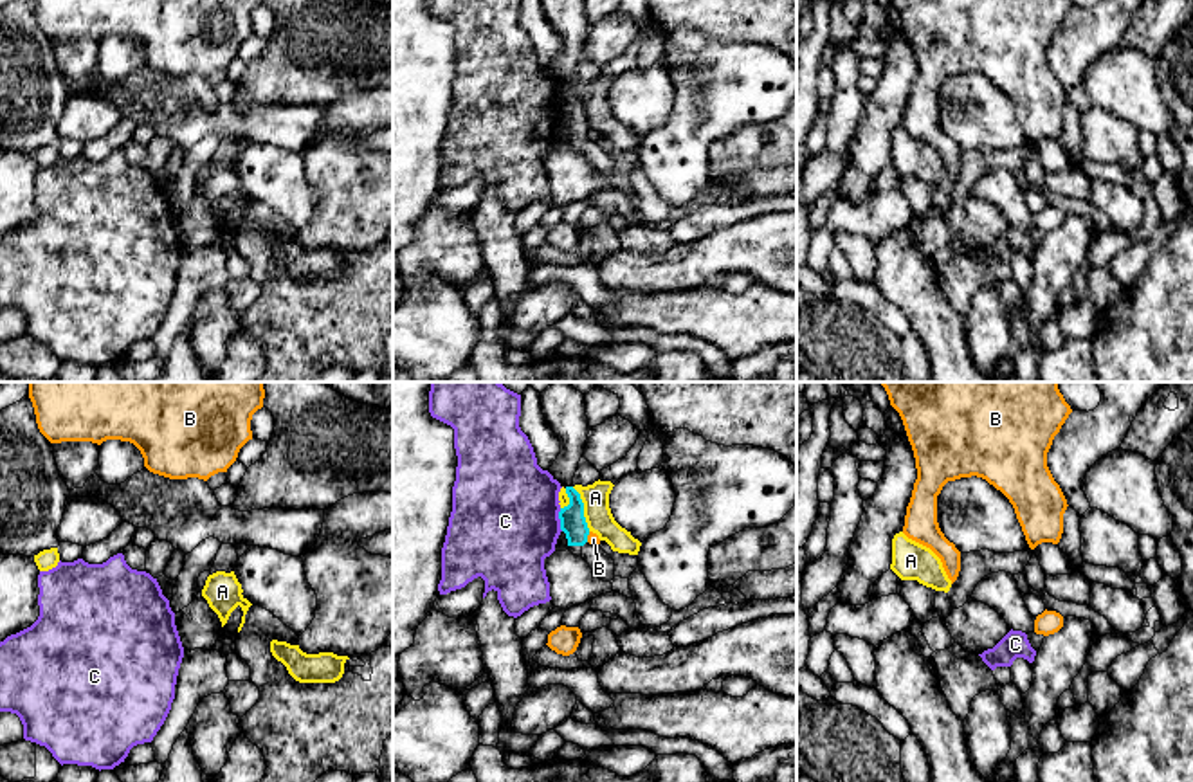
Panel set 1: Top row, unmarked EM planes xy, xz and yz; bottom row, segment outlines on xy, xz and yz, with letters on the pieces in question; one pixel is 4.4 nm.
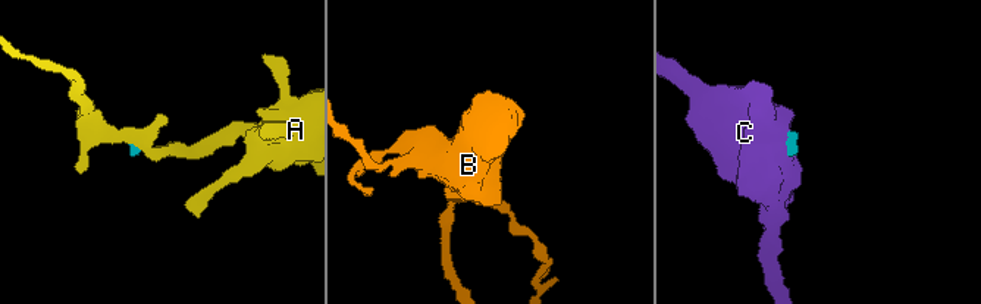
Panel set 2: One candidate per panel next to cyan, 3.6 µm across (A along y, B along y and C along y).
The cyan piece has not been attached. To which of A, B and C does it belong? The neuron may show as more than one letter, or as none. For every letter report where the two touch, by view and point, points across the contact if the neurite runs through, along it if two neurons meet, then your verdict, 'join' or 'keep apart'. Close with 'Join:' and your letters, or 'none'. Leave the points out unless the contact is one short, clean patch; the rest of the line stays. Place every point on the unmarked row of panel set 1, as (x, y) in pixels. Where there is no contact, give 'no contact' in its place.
A: contact xz (582, 105); border xz (572, 83), (579, 90), (582, 112), (590, 127); keep apart
B: contact xz (586, 134); border xz (590, 128), (586, 137); keep apart
C: contact xz (559, 114); border xz (559, 105), (559, 123), (563, 127); keep apart
Join: none

